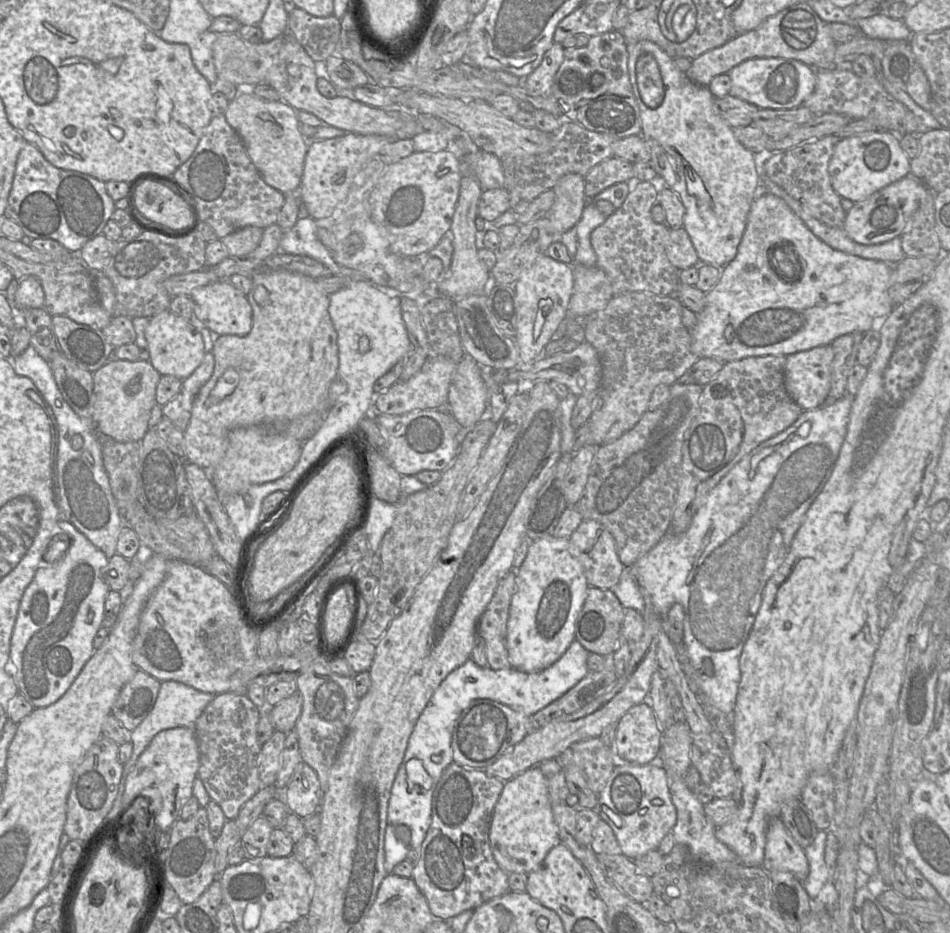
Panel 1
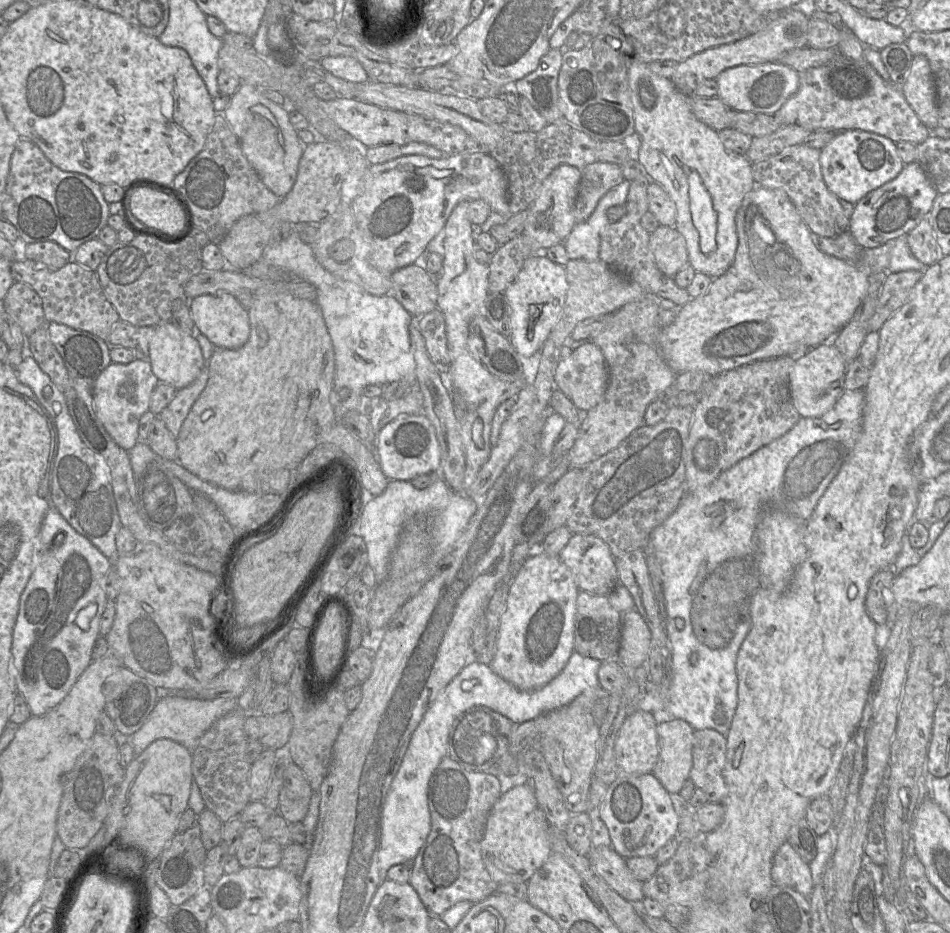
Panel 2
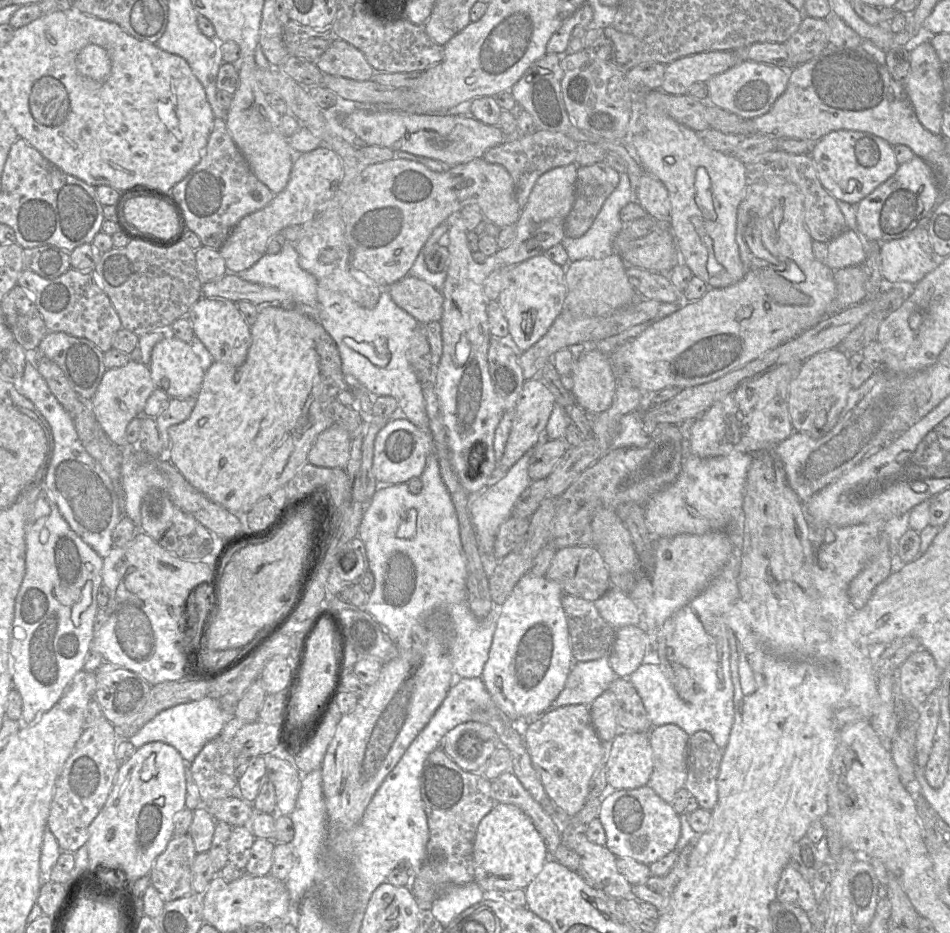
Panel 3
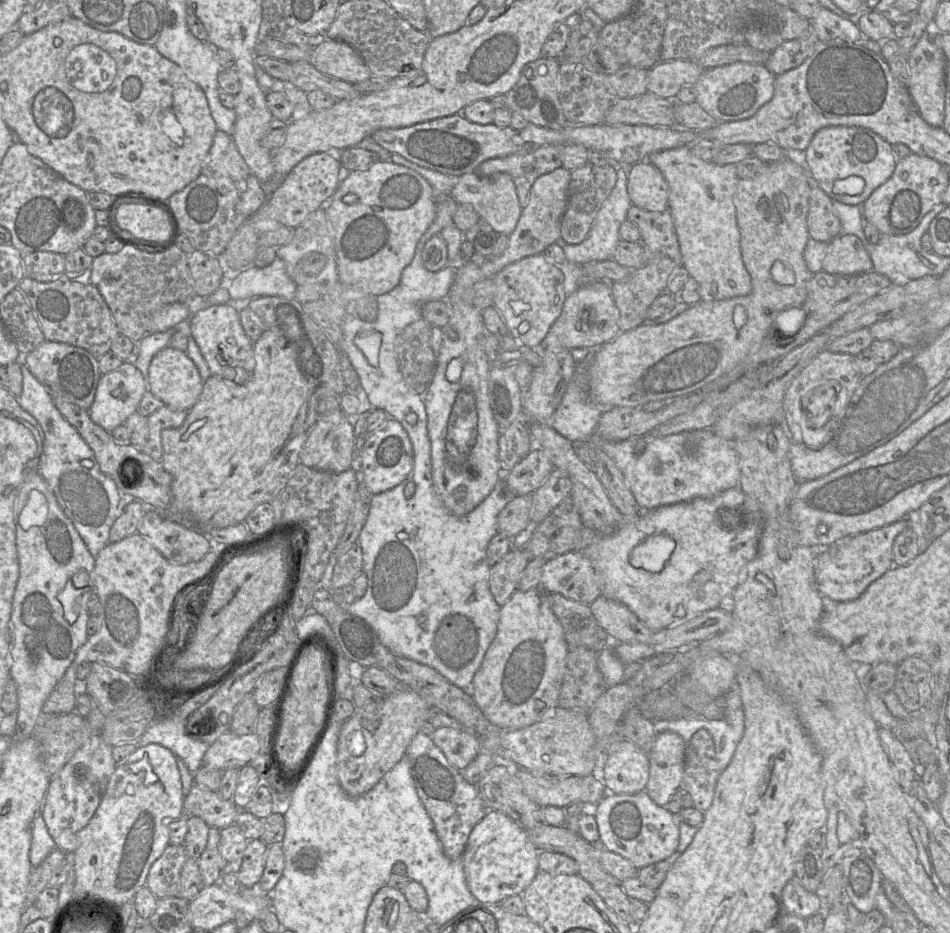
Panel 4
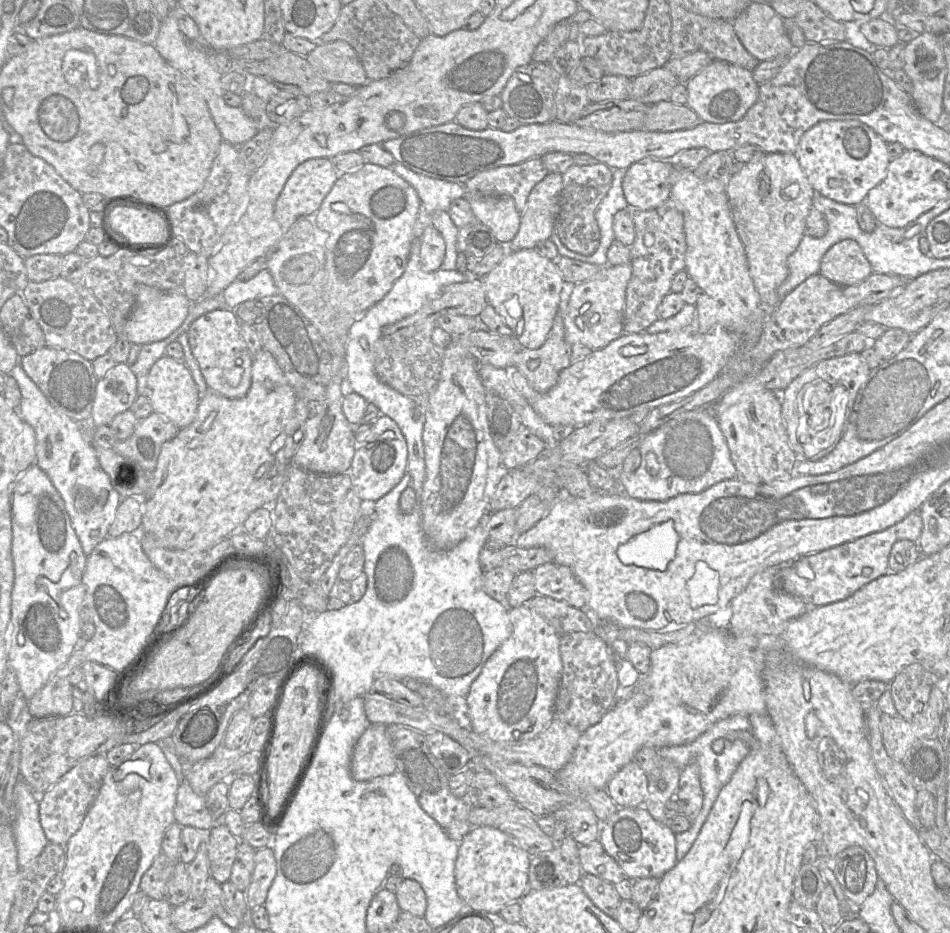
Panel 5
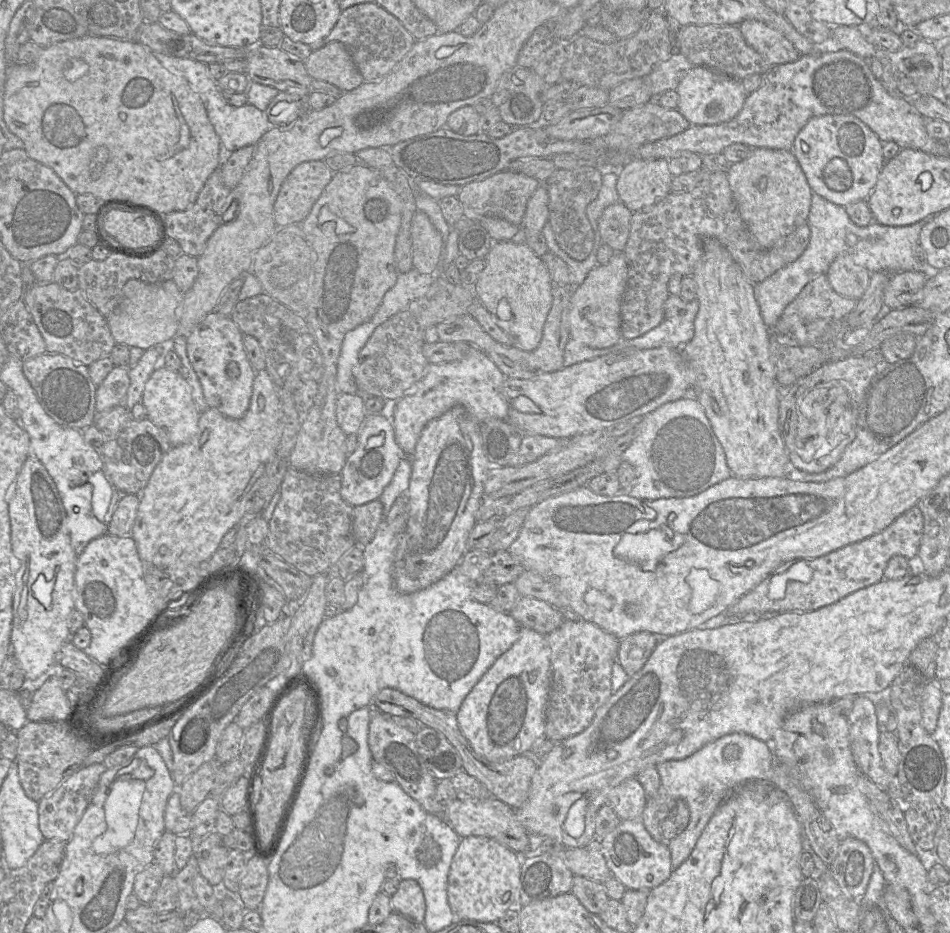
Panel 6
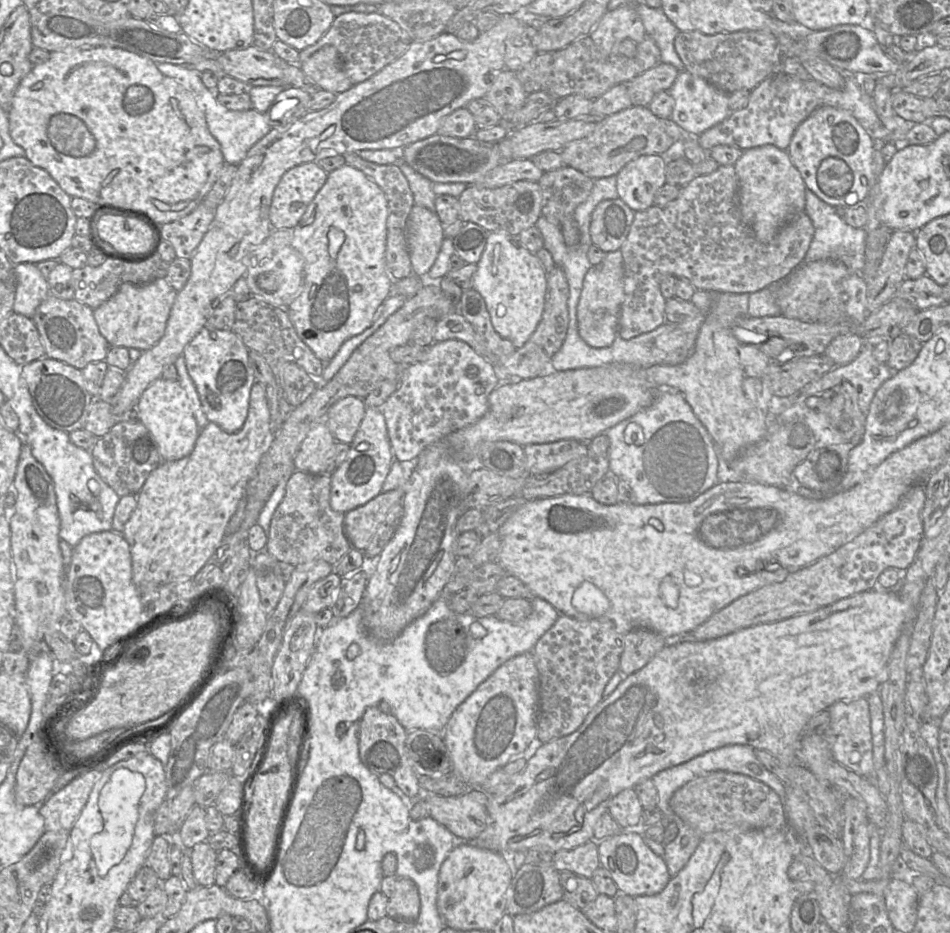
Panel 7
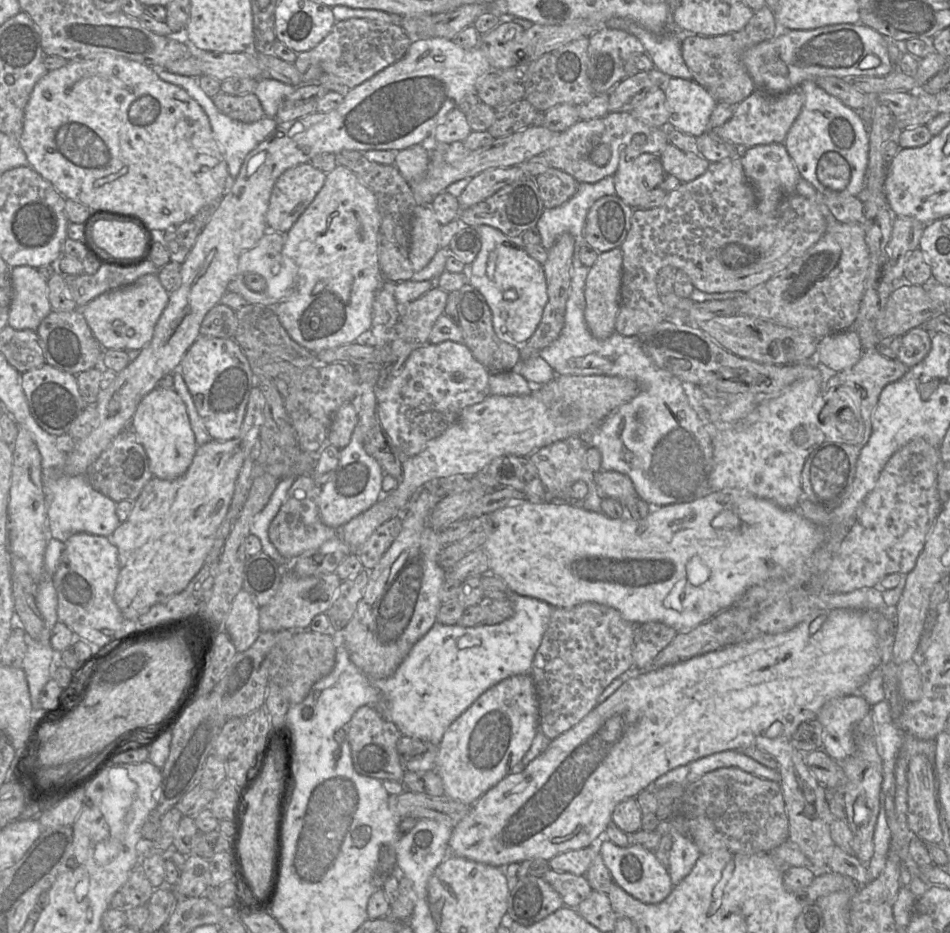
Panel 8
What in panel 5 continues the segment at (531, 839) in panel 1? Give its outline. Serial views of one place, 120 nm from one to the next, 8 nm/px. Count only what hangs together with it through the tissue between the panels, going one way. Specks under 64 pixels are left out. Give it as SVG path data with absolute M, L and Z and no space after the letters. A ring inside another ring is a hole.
M490 826L473 827L459 843L455 881L459 896L468 908L500 913L509 903L520 901L529 890L531 856L501 830Z

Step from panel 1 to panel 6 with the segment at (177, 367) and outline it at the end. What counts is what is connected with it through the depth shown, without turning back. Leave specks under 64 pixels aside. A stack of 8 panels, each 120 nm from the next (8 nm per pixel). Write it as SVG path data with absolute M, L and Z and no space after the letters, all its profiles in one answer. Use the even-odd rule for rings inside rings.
M158 365L145 385L142 404L151 420L167 437L172 446L187 443L198 431L200 413L192 398L192 388L181 372Z

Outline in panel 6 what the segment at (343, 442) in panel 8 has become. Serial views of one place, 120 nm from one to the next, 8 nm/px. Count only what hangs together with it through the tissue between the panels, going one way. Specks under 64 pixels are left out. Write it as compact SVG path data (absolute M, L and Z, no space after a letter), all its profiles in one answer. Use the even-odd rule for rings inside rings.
M344 393L336 403L336 420L342 431L348 436L358 434L366 419L364 400L356 394Z

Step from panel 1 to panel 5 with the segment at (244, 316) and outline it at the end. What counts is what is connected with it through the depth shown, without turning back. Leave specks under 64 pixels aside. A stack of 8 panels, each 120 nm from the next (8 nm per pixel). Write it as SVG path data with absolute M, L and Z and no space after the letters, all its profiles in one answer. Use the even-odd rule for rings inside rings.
M221 308L205 313L195 319L188 330L192 354L197 360L208 389L229 399L243 398L249 391L254 357L241 336L240 321L235 311ZM241 368L241 379L237 385L230 384L227 374Z

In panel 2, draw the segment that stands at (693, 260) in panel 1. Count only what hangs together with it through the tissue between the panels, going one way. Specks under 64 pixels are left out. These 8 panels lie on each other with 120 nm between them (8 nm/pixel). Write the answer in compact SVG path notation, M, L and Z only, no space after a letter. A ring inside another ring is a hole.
M661 226L650 234L650 250L660 272L666 277L674 277L689 265L686 241L675 226Z

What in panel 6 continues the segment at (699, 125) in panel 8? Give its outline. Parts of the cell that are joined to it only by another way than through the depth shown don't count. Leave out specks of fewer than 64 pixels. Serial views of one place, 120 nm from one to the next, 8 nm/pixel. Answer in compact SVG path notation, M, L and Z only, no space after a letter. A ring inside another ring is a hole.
M693 66L676 89L679 95L677 109L691 125L716 125L733 119L743 107L747 94L741 80L724 75L704 66Z

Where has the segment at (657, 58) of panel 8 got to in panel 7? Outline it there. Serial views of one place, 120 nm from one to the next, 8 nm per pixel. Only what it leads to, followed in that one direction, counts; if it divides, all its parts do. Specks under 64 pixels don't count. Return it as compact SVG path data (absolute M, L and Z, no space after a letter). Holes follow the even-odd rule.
M644 2L633 3L642 20L645 32L656 42L661 52L661 62L673 65L679 72L685 67L674 47L680 30L668 19L660 8L651 8Z

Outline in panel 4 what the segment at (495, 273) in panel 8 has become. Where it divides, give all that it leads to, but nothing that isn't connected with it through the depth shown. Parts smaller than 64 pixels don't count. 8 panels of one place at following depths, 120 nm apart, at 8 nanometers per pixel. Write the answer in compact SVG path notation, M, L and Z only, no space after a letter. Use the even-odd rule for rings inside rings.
M535 254L512 263L492 277L494 304L508 328L509 335L530 348L539 348L550 327L559 317L567 297L564 290L566 270Z

